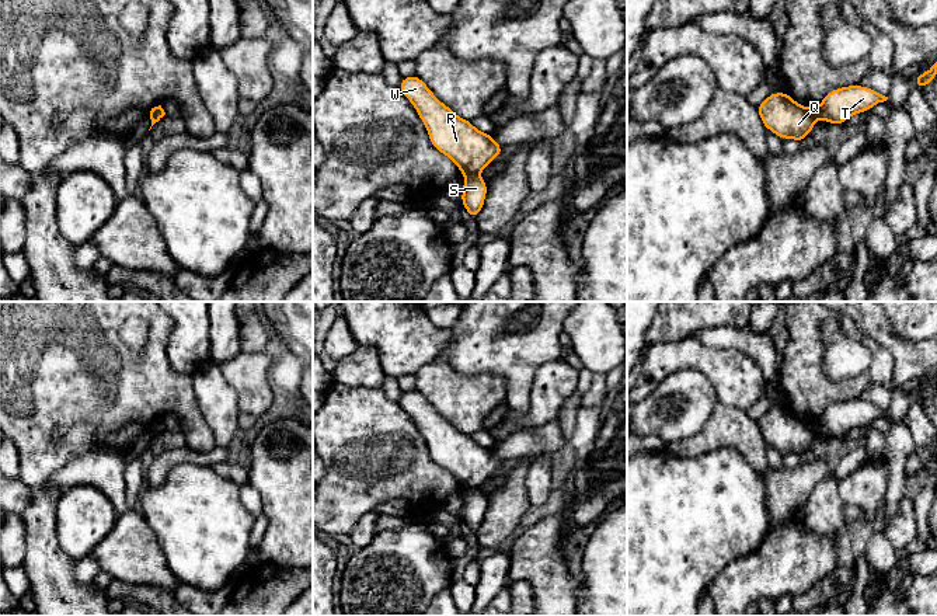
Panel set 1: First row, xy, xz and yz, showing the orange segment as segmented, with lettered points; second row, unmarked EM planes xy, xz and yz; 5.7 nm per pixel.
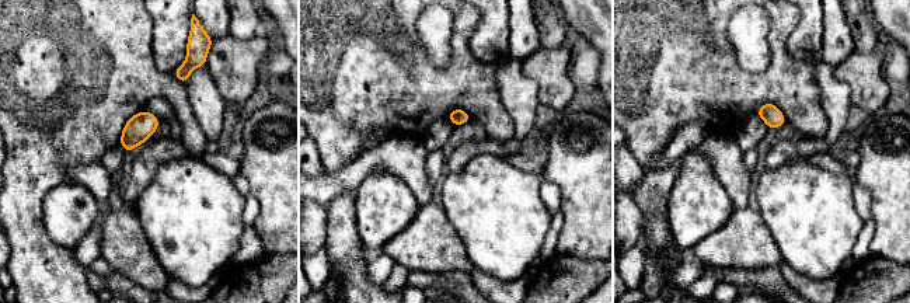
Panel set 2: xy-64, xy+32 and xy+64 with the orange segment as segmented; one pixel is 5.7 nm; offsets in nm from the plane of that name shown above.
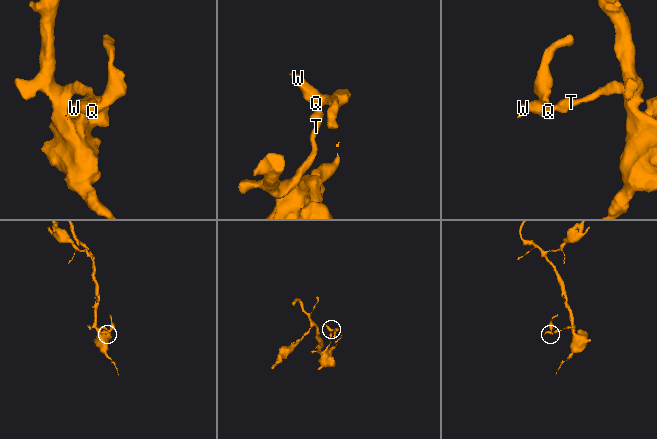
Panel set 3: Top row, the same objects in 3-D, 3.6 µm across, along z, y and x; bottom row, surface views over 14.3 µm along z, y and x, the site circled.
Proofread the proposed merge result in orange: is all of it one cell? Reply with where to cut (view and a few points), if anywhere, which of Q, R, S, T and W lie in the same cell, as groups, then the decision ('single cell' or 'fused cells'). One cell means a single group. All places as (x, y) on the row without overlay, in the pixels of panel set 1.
cut xz (477, 487), (466, 490); groups Q R W / S T; fused cells

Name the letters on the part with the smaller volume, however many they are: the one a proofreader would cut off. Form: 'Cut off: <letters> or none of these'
Cut off: Q, R, W

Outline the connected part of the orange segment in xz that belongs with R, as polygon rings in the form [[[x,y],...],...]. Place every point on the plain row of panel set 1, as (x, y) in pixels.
[[[418,390],[404,391],[398,404],[417,424],[432,460],[453,474],[461,488],[478,488],[501,470],[504,462],[490,448],[480,446],[471,435],[457,431]]]

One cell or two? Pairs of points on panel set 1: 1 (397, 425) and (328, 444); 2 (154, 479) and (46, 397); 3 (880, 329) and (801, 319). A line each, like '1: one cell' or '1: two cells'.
1: one cell
2: two cells
3: two cells

